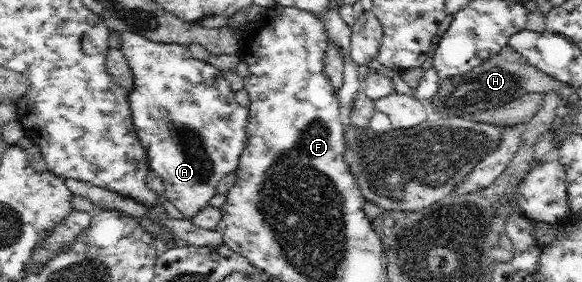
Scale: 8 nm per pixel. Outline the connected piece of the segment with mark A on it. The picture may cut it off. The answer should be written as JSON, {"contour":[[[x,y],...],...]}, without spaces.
{"contour":[[[123,31],[123,33],[120,34],[122,37],[120,50],[128,61],[131,72],[133,72],[133,89],[128,93],[127,100],[129,100],[135,132],[137,133],[141,144],[145,147],[147,155],[149,155],[150,170],[157,173],[163,180],[166,192],[164,198],[175,205],[187,219],[191,219],[191,217],[197,215],[197,213],[209,203],[209,199],[217,193],[219,181],[221,181],[225,175],[234,173],[238,169],[241,153],[243,153],[248,143],[246,128],[249,124],[249,109],[242,107],[239,102],[237,102],[235,92],[231,89],[230,81],[227,81],[227,78],[220,70],[217,69],[215,65],[211,65],[208,61],[195,59],[191,54],[188,45],[165,42],[155,43],[154,41],[143,37],[141,34],[133,33],[131,31]]]}

